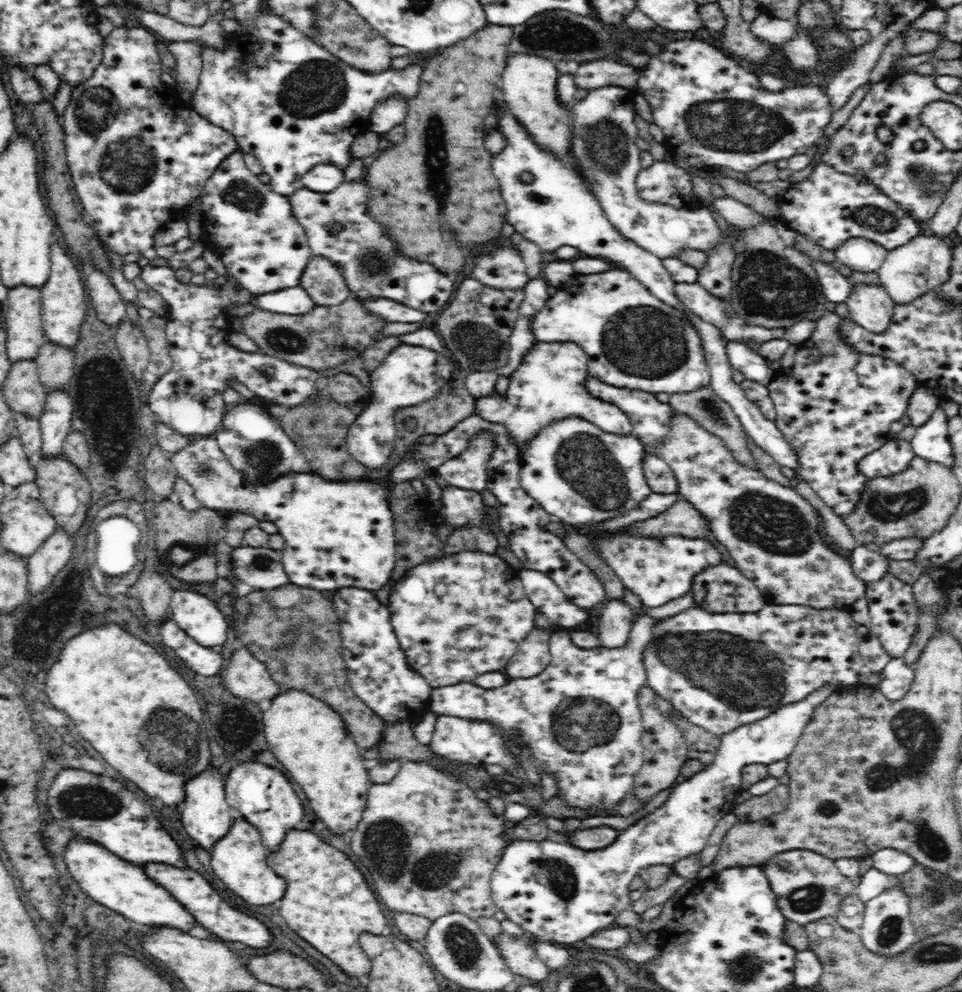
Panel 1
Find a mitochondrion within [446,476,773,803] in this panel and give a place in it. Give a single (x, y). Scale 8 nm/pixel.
(582, 723)

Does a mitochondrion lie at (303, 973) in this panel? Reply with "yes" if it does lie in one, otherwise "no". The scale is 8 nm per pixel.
no

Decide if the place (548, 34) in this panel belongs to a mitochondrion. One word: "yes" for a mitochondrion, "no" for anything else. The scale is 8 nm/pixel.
yes

